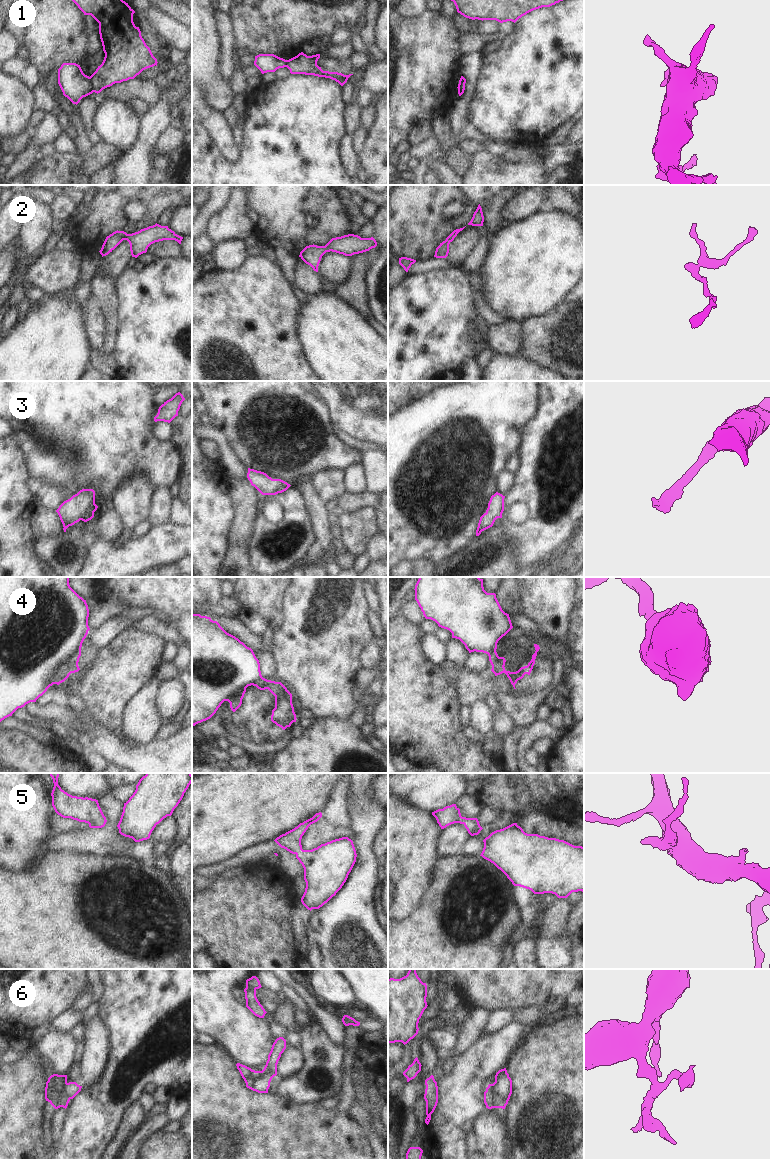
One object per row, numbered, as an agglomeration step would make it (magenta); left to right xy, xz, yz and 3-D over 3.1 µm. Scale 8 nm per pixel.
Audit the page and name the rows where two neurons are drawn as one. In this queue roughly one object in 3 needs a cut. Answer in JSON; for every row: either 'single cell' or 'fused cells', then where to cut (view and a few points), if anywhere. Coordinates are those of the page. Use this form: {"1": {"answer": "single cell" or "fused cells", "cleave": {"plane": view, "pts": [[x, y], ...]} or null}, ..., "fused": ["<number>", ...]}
{"1": {"answer": "fused cells", "cleave": {"plane": "xy", "pts": [[89, 77], [89, 82], [94, 91]]}}, "2": {"answer": "single cell", "cleave": null}, "3": {"answer": "single cell", "cleave": null}, "4": {"answer": "fused cells", "cleave": {"plane": "yz", "pts": [[500, 657], [492, 666]]}}, "5": {"answer": "single cell", "cleave": null}, "6": {"answer": "single cell", "cleave": null}, "fused": ["1", "4"]}

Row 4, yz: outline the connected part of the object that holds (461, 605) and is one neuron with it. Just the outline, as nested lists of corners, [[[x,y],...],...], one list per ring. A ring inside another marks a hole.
[[[419,577],[415,585],[415,600],[426,619],[435,621],[439,627],[449,630],[452,638],[459,639],[471,652],[483,652],[489,656],[493,666],[500,657],[496,649],[498,641],[512,628],[509,614],[505,613],[495,593],[487,593],[483,587],[483,579],[479,577]]]

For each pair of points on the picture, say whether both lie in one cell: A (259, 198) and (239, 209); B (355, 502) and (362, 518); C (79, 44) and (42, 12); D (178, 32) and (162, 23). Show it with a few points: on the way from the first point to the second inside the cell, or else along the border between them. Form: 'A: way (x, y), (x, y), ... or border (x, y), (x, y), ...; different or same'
A: border (246, 195), (250, 208); different
B: border (375, 507), (361, 507), (343, 512); different
C: way (71, 34), (64, 34), (52, 22); same
D: way (174, 32), (166, 27); same

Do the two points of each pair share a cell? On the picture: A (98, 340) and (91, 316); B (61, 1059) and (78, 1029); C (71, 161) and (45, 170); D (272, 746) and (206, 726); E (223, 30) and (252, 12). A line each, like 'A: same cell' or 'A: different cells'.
A: same cell
B: same cell
C: same cell
D: same cell
E: different cells

